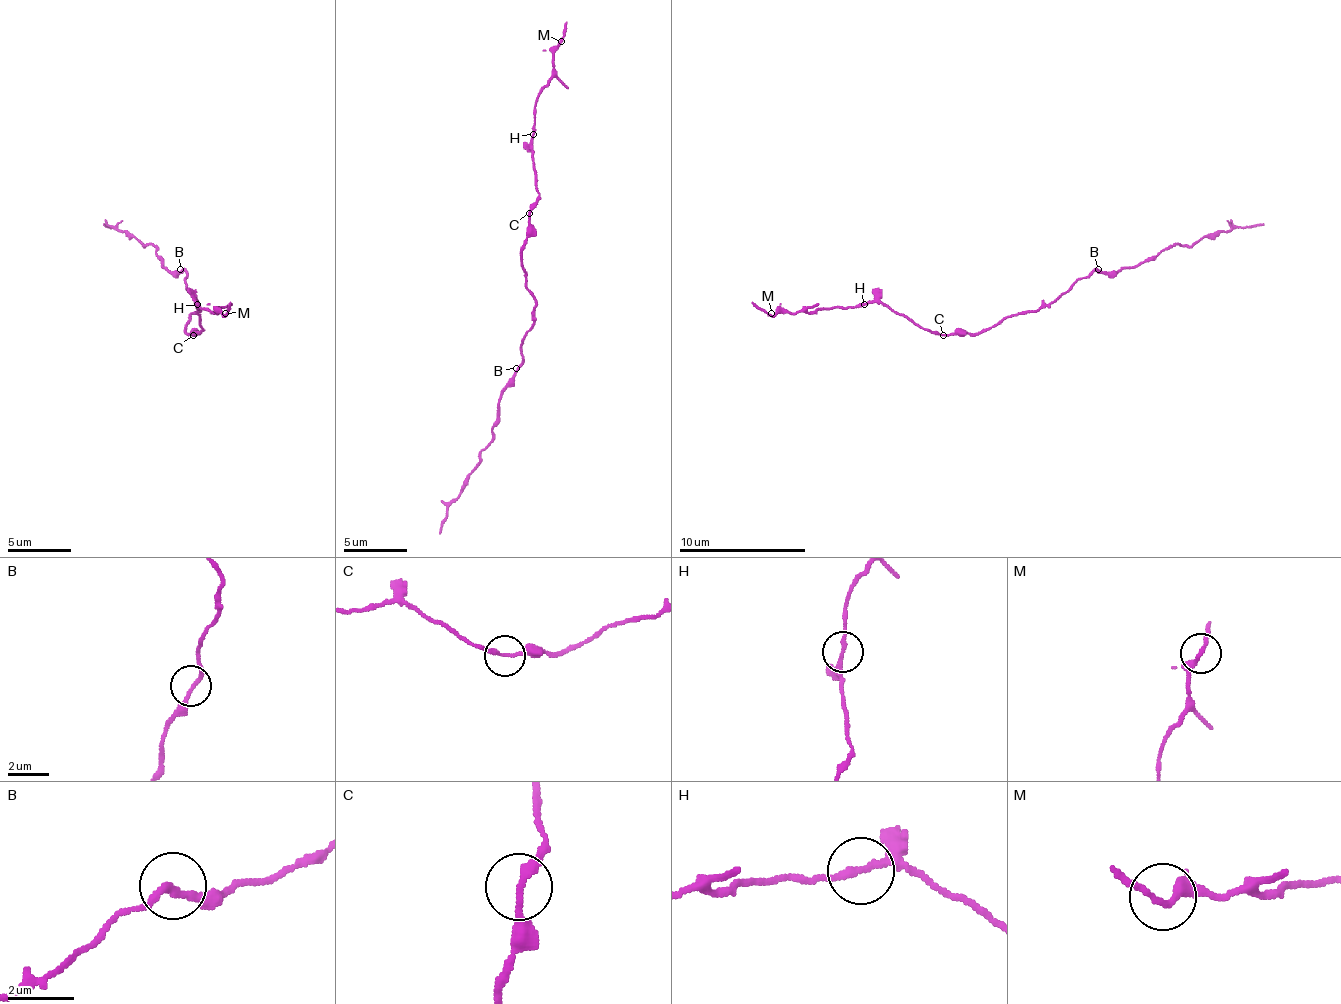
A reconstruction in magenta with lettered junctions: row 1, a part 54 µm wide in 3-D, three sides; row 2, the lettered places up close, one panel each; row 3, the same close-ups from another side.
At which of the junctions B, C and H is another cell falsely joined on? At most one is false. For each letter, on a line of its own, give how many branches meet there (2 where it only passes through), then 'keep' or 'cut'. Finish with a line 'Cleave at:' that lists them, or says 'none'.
B: 2 branches meet; keep
C: 2 branches meet; keep
H: 2 branches meet; cut
Cleave at: H

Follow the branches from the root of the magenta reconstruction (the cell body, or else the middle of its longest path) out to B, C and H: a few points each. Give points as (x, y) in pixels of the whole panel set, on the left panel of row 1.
B: (193, 313), (199, 310), (199, 304), (190, 294), (187, 275), (180, 269)
C: (193, 313), (187, 323), (187, 332), (193, 335)
H: (193, 313), (187, 323), (187, 332), (193, 335), (202, 329), (196, 304)

